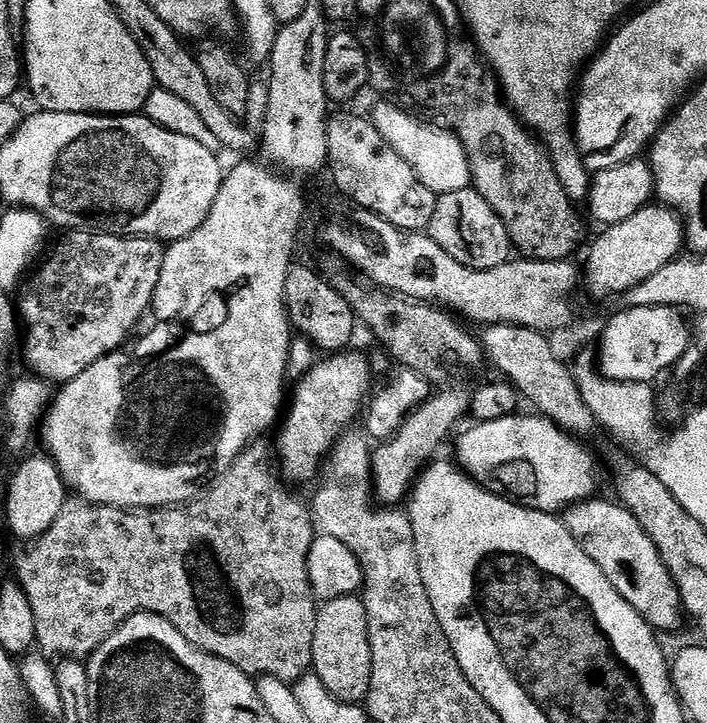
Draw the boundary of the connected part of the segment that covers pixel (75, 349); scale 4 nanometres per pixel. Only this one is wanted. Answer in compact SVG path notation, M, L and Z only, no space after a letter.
M77 231L65 236L68 237L53 250L52 257L48 261L45 259L31 273L27 281L28 289L26 284L24 297L18 300L22 352L24 348L27 371L56 386L63 386L69 380L78 378L82 370L94 366L94 362L129 343L136 323L151 309L158 278L162 274L165 250L161 241L139 236L102 236Z

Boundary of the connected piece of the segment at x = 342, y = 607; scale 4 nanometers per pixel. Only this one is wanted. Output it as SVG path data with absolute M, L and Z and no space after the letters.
M353 594L323 601L316 609L311 671L334 698L347 704L360 704L368 698L371 669L370 634L363 599Z

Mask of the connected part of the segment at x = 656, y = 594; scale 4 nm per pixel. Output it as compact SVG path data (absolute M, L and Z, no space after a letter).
M600 499L583 500L564 509L562 519L566 530L588 551L598 570L610 578L610 586L638 610L653 630L657 633L674 631L686 613L680 603L678 586L674 586L674 578L670 578L662 554L658 554L658 546L650 542L650 534L642 530L642 522L638 522L628 508L615 499Z

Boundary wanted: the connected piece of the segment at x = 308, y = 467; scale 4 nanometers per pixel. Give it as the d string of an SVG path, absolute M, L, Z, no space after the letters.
M352 351L321 359L297 383L300 385L292 396L288 421L280 432L280 448L278 444L278 467L283 479L293 485L317 479L326 457L340 437L345 435L347 428L344 427L354 423L359 412L361 415L373 391L372 368L367 358Z

